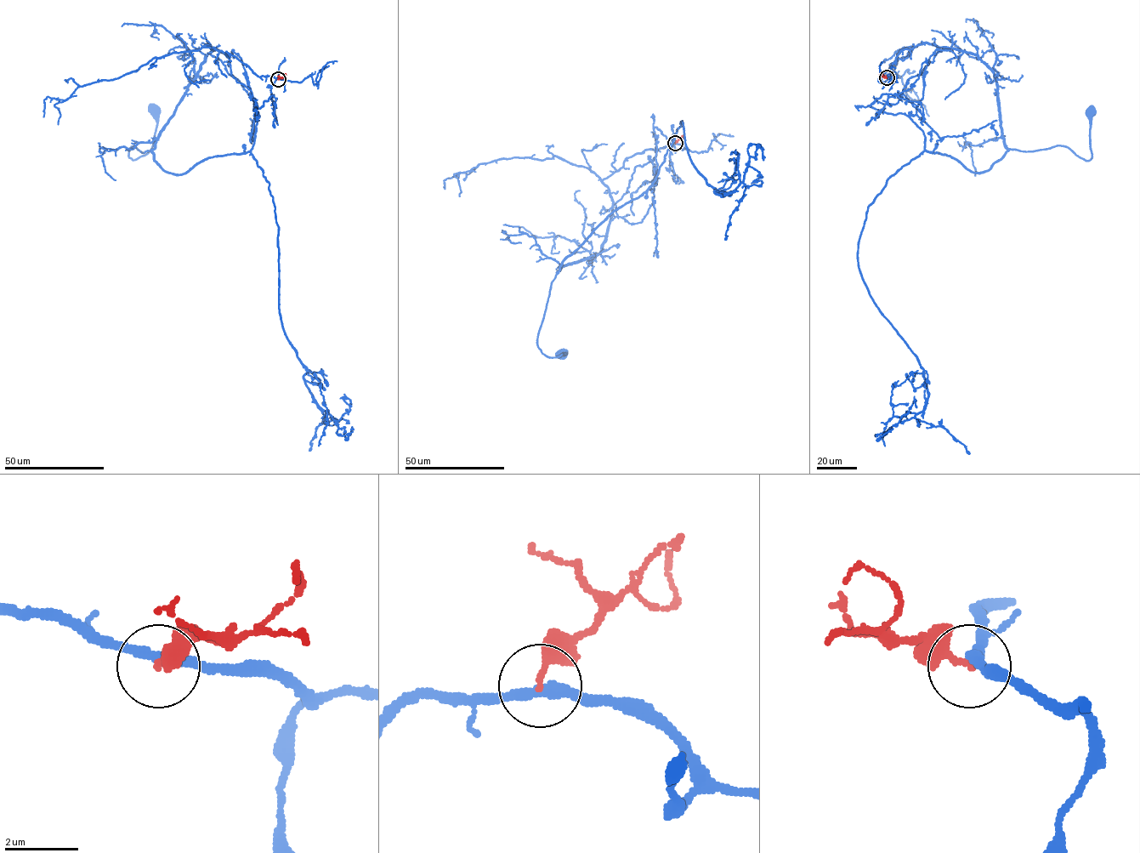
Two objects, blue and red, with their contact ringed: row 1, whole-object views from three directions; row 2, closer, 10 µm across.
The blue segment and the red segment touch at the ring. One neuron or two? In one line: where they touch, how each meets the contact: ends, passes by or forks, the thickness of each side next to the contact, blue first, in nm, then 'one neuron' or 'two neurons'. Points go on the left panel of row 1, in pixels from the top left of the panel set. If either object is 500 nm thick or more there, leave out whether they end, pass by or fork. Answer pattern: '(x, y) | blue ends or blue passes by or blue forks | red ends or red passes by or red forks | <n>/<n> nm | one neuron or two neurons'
(278, 79) | blue passes by | red ends | 320/200 nm | two neurons

